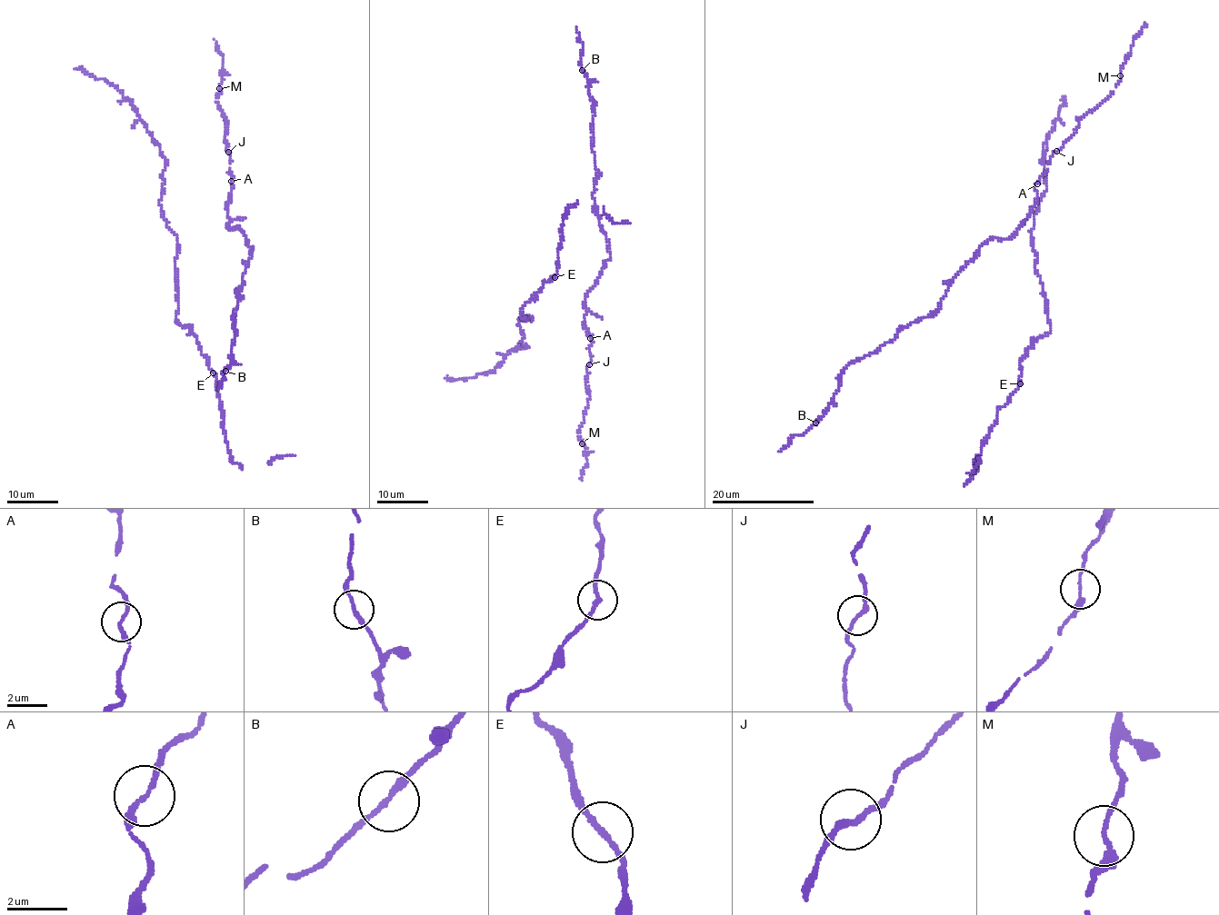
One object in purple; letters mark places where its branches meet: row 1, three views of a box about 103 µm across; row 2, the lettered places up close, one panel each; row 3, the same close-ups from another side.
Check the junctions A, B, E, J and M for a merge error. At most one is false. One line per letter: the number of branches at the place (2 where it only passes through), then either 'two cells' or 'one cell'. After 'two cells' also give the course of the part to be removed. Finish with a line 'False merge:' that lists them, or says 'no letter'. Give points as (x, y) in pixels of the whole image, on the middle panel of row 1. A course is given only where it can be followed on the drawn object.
A: 2 | one cell
B: 2 | one cell
E: 2 | one cell
J: 2 | one cell
M: 2 | one cell
False merge: no letter

